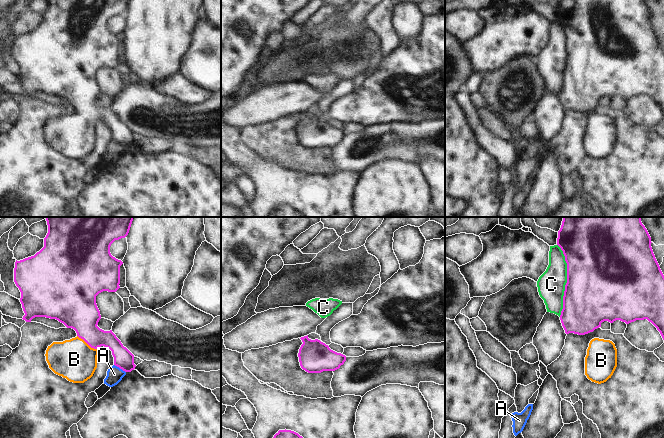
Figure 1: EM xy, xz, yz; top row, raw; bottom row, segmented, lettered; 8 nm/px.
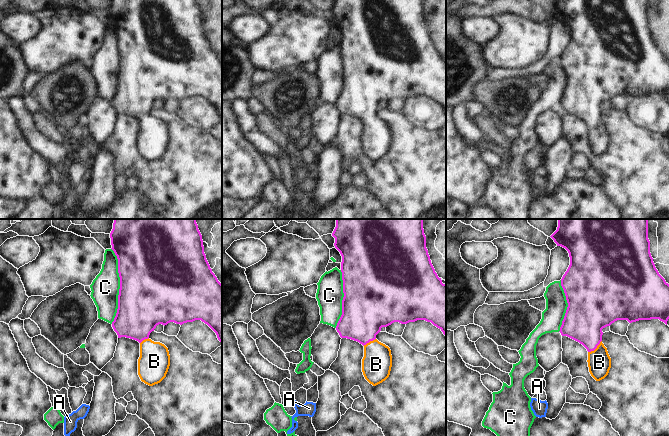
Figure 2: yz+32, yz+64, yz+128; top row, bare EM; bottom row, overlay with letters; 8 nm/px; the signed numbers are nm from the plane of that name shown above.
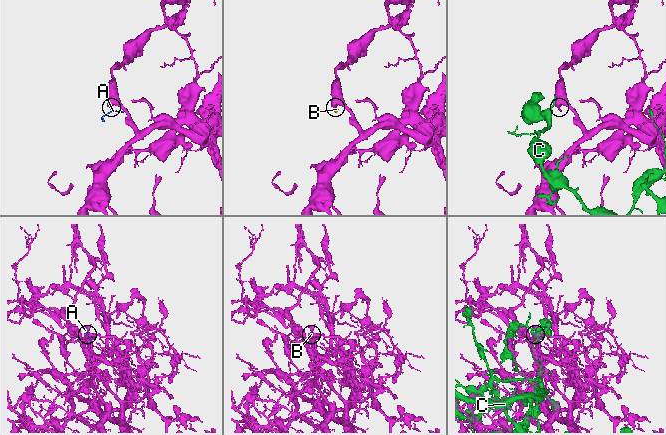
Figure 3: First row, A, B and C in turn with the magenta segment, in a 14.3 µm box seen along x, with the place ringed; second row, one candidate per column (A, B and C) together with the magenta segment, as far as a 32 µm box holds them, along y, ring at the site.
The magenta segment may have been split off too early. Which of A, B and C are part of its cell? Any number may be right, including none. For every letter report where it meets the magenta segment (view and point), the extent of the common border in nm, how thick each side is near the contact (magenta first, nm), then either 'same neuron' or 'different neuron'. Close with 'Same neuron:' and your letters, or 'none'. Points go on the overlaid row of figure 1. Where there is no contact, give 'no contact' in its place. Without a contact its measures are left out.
A: xy (120, 368) | 120 nm | 160/130 nm | different neuron
B: xy (87, 343) | 200 nm | 280/320 nm | same neuron
C: yz (567, 280) | 600 nm | 500/220 nm | different neuron
Same neuron: B

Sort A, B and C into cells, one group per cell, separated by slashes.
A / B / C

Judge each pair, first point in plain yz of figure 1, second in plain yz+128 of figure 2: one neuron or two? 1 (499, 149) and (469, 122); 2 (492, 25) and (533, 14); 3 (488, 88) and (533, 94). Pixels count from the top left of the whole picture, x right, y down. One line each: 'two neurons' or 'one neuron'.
1: one neuron
2: two neurons
3: one neuron

